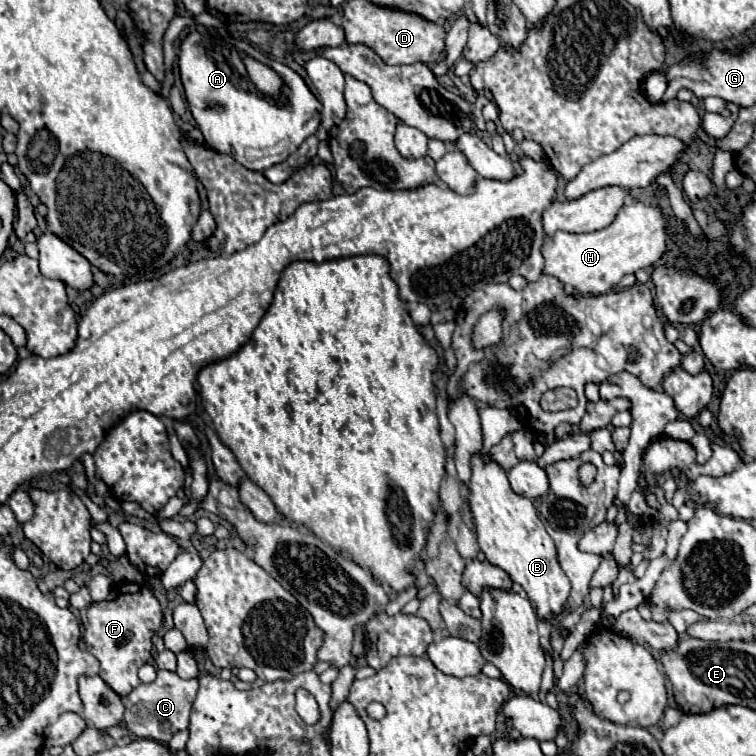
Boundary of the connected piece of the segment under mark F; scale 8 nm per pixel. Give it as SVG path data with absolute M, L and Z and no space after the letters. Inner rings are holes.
M122 583L116 587L116 591L110 593L108 599L90 605L88 625L82 635L84 645L100 661L98 675L122 699L126 699L130 691L140 685L138 669L150 661L152 637L162 629L162 625L164 609L148 585Z

